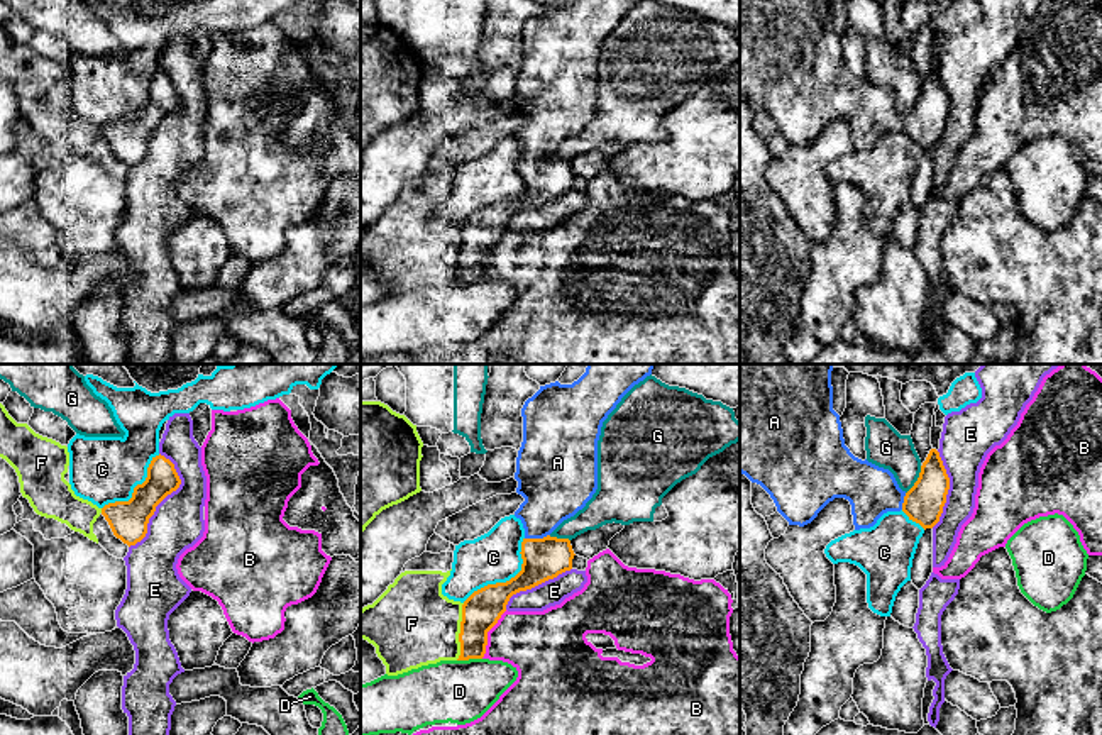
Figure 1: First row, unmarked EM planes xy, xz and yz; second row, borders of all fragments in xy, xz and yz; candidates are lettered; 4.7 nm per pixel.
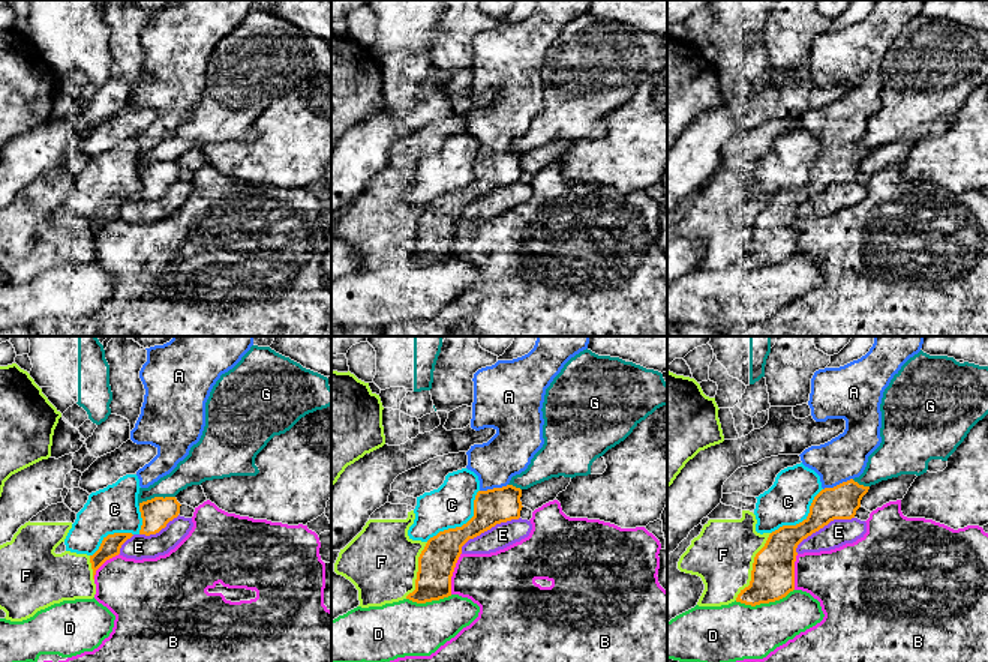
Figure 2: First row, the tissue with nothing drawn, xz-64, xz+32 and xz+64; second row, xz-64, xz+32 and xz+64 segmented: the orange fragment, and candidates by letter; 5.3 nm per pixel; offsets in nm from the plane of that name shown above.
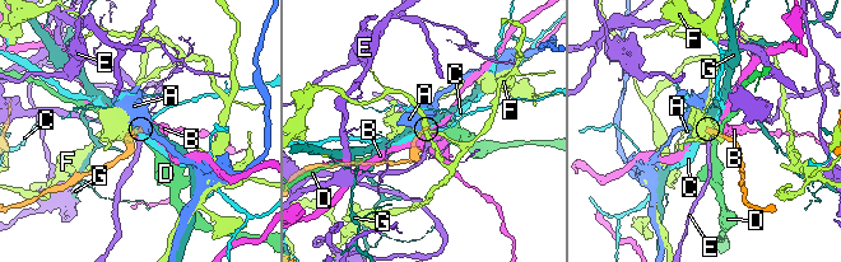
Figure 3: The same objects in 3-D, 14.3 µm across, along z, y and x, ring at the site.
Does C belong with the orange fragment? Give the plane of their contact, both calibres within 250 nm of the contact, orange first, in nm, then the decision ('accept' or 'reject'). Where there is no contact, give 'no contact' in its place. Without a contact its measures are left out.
meets orange in xz; 200 nm thick on the orange side, 240 nm on the other; reject

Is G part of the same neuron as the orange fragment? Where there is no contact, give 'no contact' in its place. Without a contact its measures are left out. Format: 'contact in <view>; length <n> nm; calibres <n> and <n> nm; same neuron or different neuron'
contact in yz; length 150 nm; calibres 190 and 190 nm; different neuron

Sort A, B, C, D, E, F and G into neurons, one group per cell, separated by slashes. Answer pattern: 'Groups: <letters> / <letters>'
Groups: A / B / C / D / E / F / G

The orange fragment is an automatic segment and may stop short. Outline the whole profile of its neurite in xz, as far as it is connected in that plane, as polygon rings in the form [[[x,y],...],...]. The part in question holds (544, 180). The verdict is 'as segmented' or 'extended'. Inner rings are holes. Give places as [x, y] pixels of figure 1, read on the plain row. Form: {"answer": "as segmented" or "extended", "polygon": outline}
{"answer": "extended", "polygon": [[[577,0],[572,5],[559,2],[540,7],[525,22],[523,63],[516,78],[516,113],[525,119],[515,137],[521,141],[525,159],[521,163],[521,191],[506,203],[488,205],[474,212],[462,225],[460,276],[457,281],[482,279],[488,252],[506,232],[510,218],[532,210],[572,190],[574,171],[569,159],[550,154],[567,139],[574,137],[598,110],[598,61],[603,42],[621,19],[643,0]]]}

